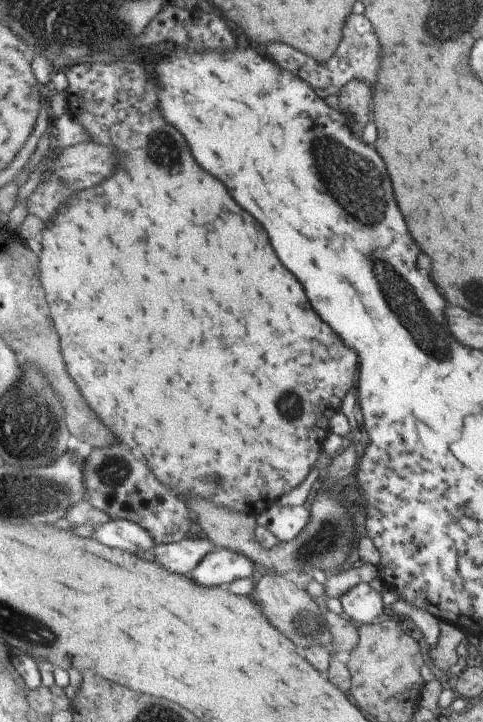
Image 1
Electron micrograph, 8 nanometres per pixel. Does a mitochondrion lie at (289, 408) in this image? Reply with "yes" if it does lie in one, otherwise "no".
yes

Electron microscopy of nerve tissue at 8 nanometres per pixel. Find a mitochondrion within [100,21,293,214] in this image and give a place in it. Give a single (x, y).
(160, 145)

